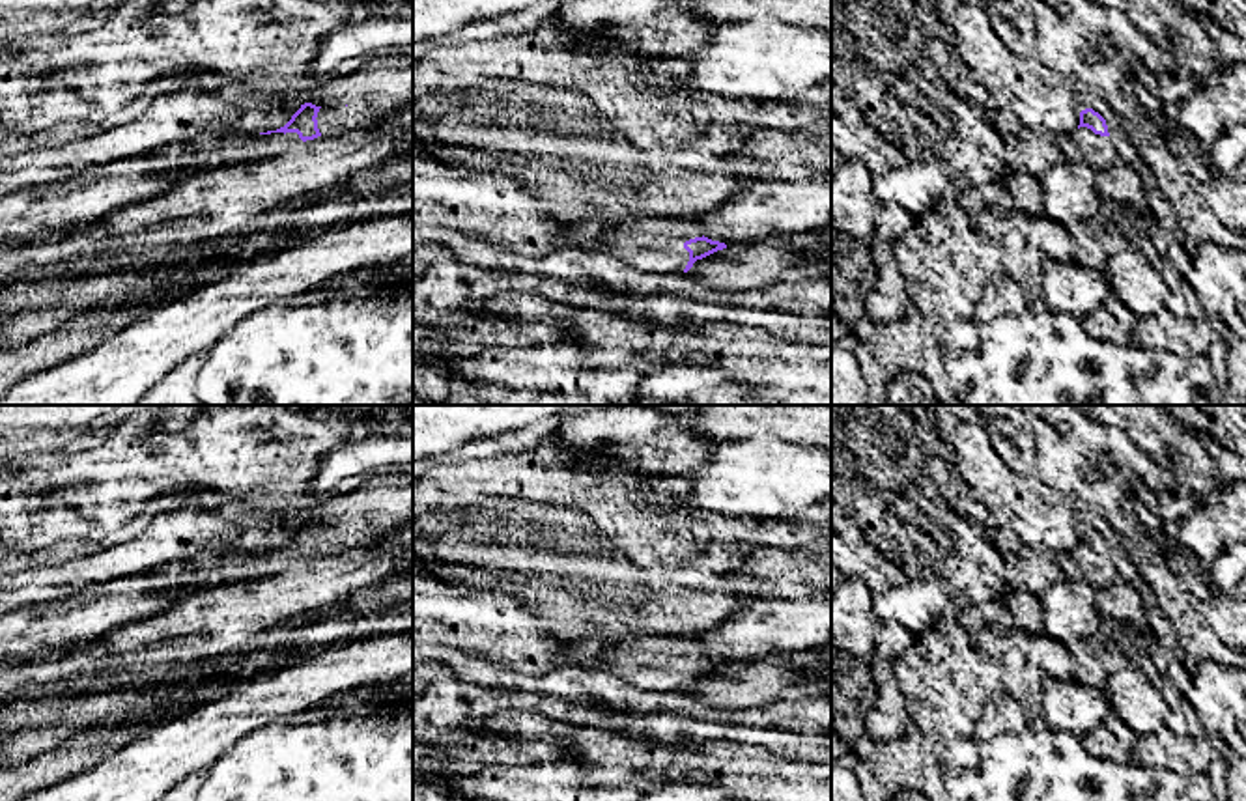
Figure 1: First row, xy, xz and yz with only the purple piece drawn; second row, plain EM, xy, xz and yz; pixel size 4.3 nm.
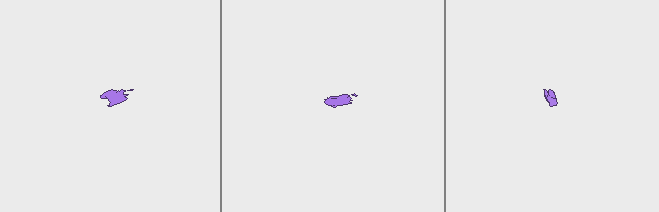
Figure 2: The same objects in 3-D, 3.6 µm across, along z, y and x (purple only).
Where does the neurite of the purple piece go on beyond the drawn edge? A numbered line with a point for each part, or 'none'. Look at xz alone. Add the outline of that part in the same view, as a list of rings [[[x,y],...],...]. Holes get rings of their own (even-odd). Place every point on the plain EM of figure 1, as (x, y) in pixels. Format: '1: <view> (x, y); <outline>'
1: xz (649, 661); [[[583,625],[547,627],[545,633],[570,646],[568,663],[603,670],[646,691],[684,691],[689,670],[684,661],[702,655],[695,637],[587,633]]]

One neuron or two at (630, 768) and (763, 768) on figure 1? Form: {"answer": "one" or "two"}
{"answer": "one"}

